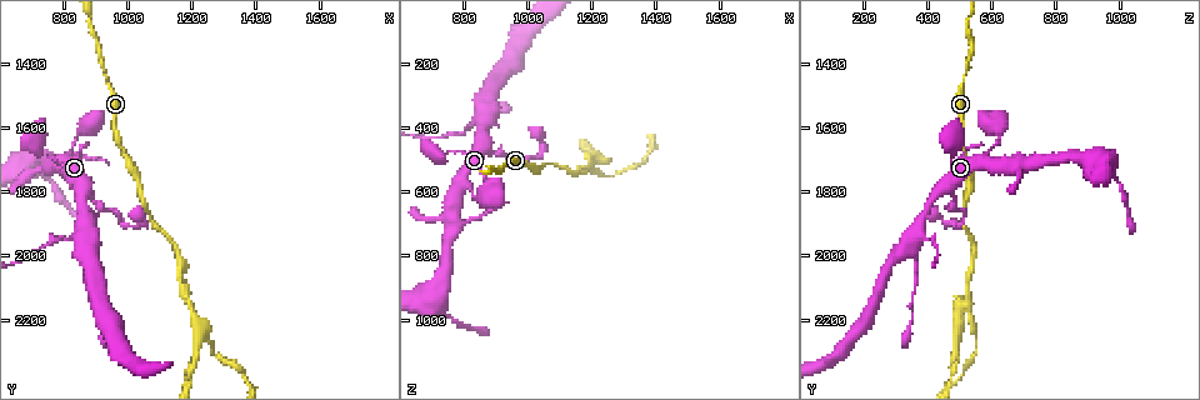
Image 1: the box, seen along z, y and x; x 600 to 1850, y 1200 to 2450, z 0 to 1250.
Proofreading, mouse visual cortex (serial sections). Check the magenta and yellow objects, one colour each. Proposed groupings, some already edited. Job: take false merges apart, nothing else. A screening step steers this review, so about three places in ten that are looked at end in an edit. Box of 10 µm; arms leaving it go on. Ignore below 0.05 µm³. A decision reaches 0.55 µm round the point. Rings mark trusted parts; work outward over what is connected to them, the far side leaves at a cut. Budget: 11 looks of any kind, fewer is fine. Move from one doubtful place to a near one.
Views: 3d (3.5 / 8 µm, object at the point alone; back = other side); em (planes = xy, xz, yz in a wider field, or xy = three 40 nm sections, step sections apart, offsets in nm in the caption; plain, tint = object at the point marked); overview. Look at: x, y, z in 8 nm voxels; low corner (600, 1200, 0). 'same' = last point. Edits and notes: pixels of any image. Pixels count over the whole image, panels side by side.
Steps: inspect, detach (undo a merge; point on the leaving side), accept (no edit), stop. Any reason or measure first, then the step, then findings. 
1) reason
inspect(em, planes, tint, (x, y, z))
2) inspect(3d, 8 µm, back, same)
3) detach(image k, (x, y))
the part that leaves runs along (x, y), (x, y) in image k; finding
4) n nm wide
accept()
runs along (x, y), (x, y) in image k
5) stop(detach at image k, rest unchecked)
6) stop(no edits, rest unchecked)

abrupt turn
inspect(em, xy, step 2, tint, (860, 1610, 620))

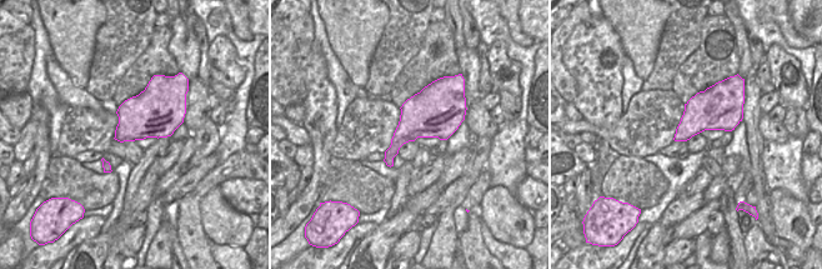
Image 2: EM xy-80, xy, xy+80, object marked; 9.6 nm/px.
inspect(3d, 3.5 µm, same)

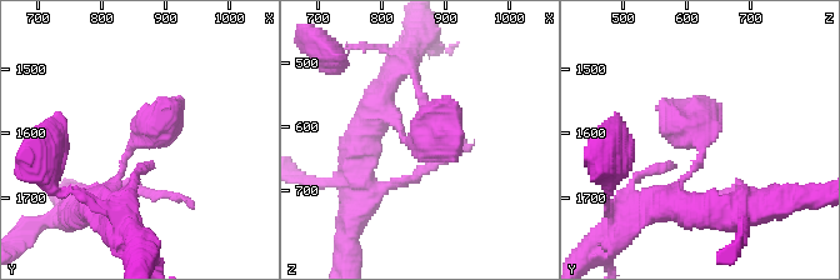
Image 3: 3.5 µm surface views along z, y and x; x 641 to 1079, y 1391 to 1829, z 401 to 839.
accept()
runs along (94, 201), (163, 121), (159, 98) in image 3; one cell here

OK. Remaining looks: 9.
a narrow waist
inspect(3d, 3.5 µm, (1020, 1910, 490))

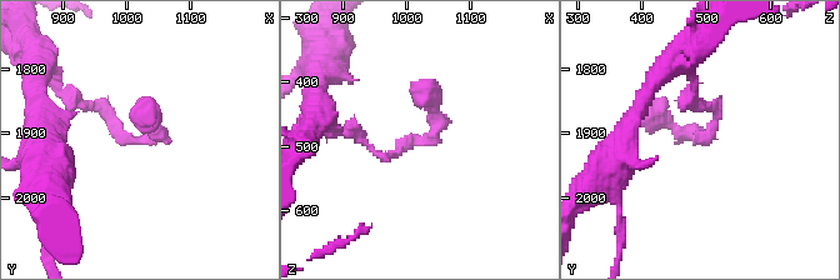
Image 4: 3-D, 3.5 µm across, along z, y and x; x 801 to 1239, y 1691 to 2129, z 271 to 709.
need the tissue
inspect(em, xy, step 2, tint, (1020, 1905, 495))

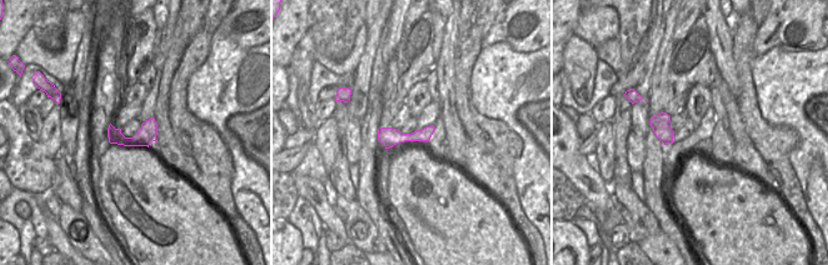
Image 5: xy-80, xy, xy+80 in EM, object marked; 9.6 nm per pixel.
accept()
runs along (360, 138), (386, 158), (433, 135), (421, 86) in image 4; continuous, no second cell

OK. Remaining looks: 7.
two arms in line, one across
inspect(3d, 3.5 µm, (870, 1960, 340))

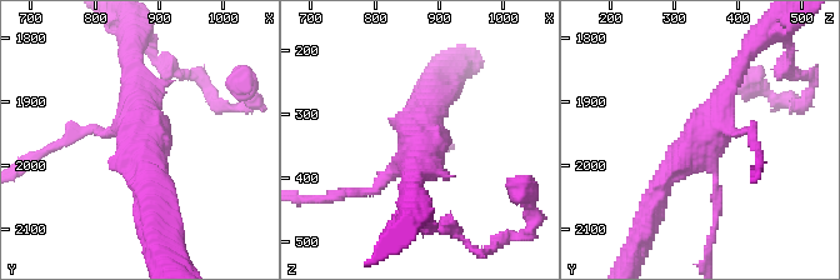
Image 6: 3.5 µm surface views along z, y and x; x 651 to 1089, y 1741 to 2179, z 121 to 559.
accept()
runs along (736, 74), (650, 211) in image 6; one cell here

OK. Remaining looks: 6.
two arms in line, one across
inspect(3d, 3.5 µm, back, (1190, 2140, 530))

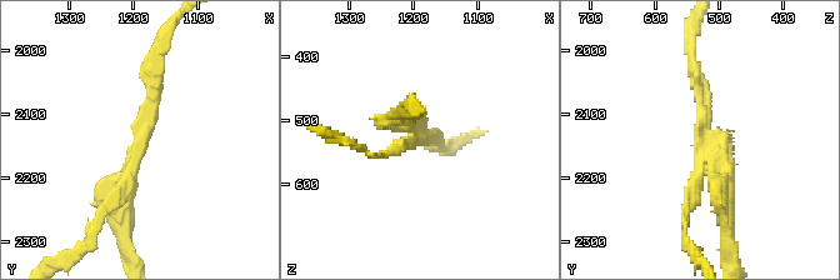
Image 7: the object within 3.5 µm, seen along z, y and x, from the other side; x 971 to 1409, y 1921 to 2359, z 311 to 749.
shape alone is not enough
inspect(em, planes, tint, (1190, 2145, 530))

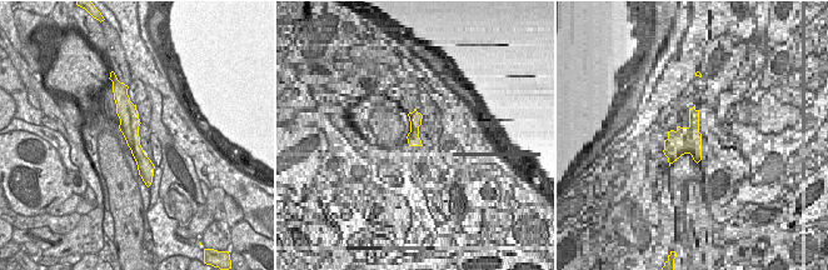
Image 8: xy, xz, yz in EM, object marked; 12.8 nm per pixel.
detach(image 7, (729, 204))
the part that leaves runs along (708, 150), (720, 165), (733, 258) in image 7; two cells meet here

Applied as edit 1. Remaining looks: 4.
stop(detach at image 7, rest unchecked)

